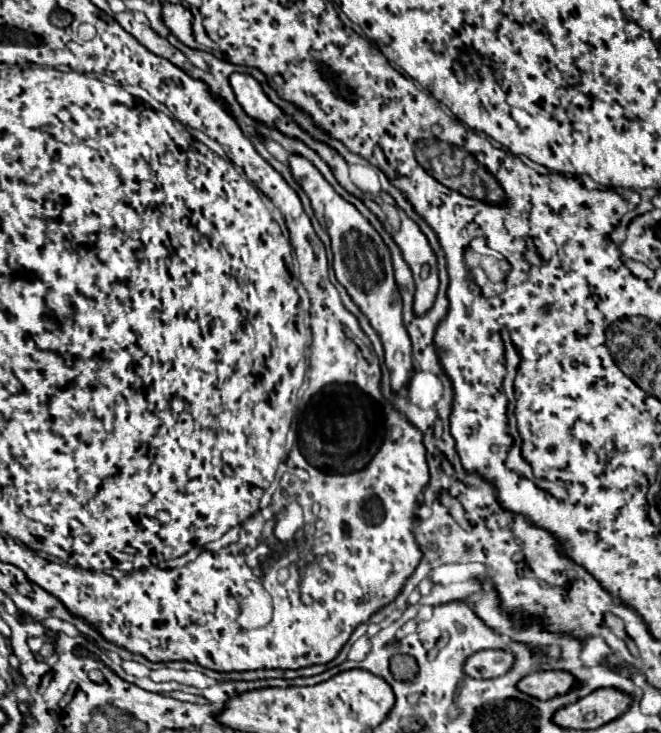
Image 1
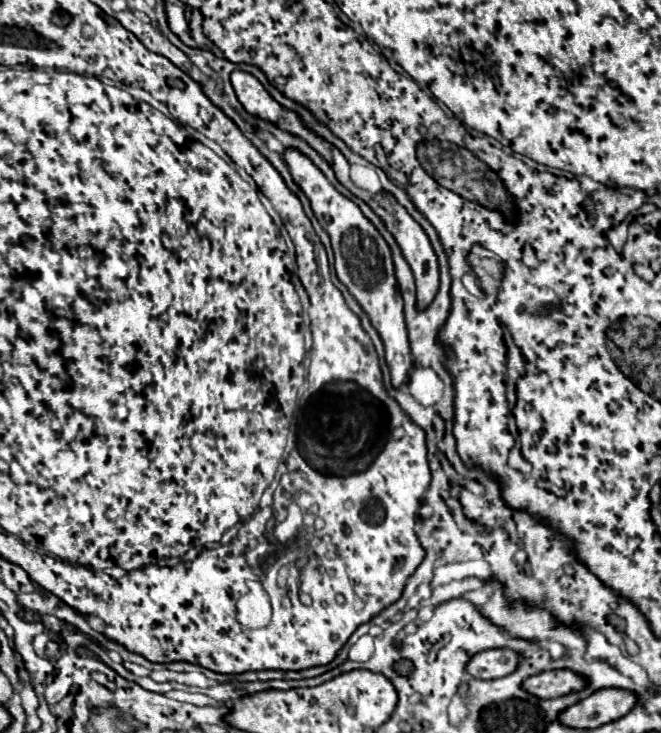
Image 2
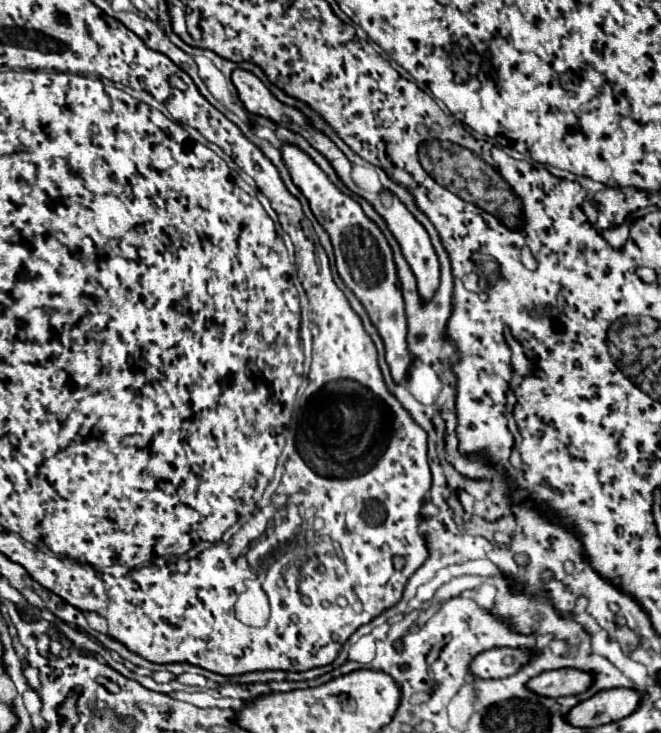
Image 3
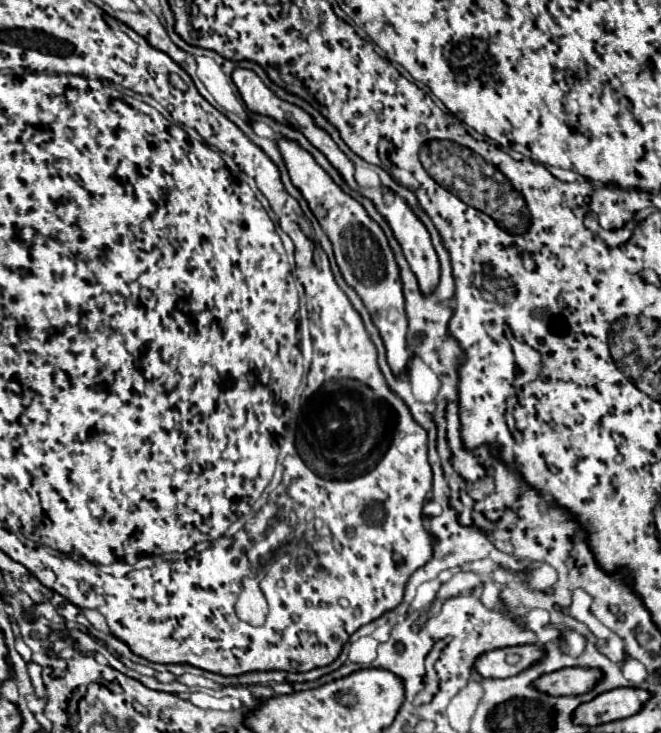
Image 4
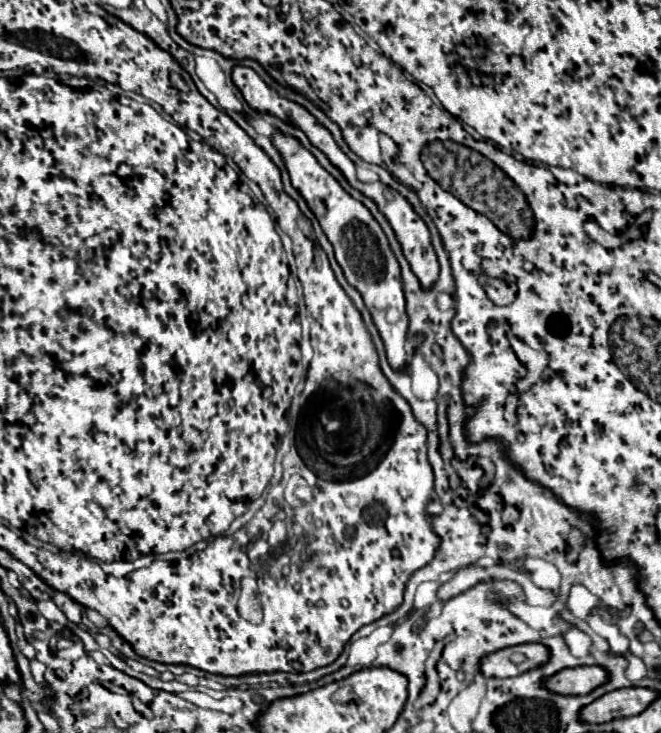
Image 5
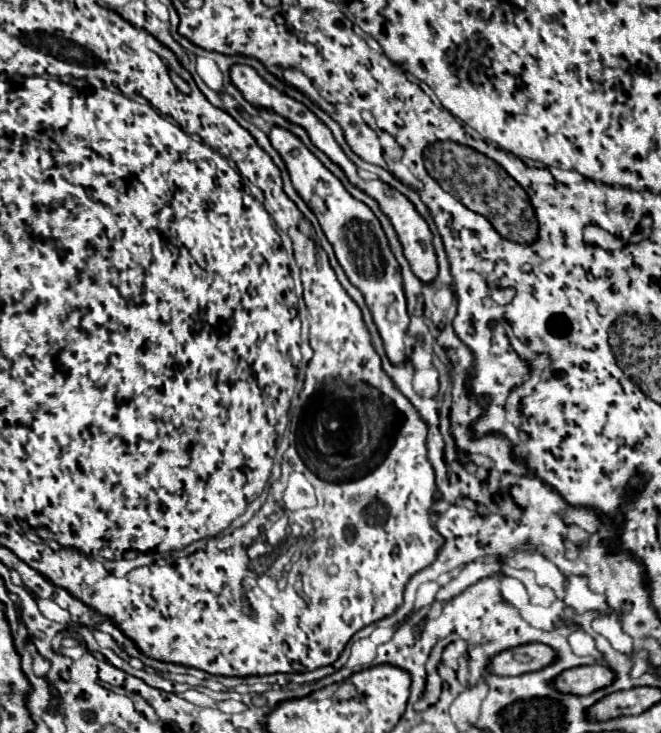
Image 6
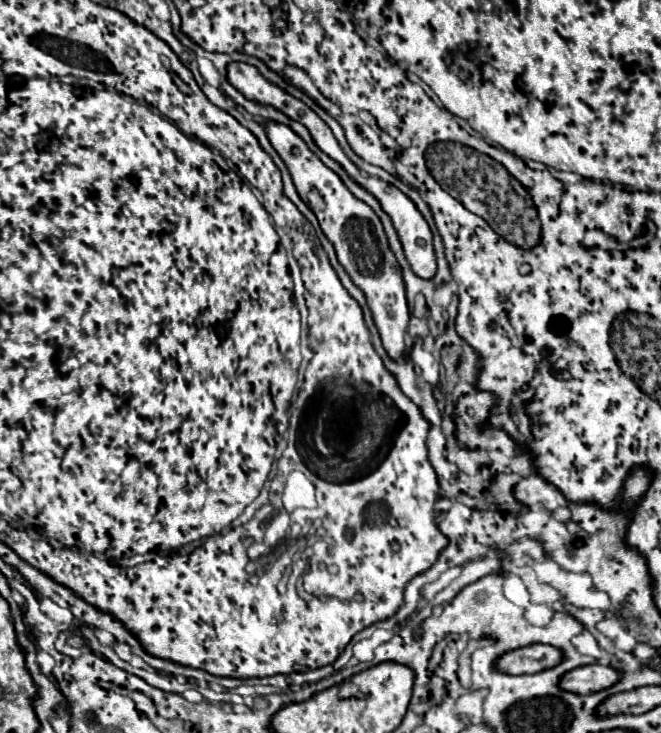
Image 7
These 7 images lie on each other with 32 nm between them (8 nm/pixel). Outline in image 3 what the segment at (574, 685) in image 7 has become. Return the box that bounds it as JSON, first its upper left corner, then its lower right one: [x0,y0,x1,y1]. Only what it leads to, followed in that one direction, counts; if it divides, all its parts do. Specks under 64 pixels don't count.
[528,668,594,696]

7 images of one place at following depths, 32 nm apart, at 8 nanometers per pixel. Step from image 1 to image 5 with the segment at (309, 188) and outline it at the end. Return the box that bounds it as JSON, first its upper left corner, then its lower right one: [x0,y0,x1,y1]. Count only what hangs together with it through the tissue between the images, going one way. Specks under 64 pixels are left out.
[272,130,408,368]

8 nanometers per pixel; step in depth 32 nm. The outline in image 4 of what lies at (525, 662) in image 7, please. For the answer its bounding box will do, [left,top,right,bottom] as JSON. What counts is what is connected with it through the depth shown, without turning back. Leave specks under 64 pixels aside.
[476,644,544,678]

